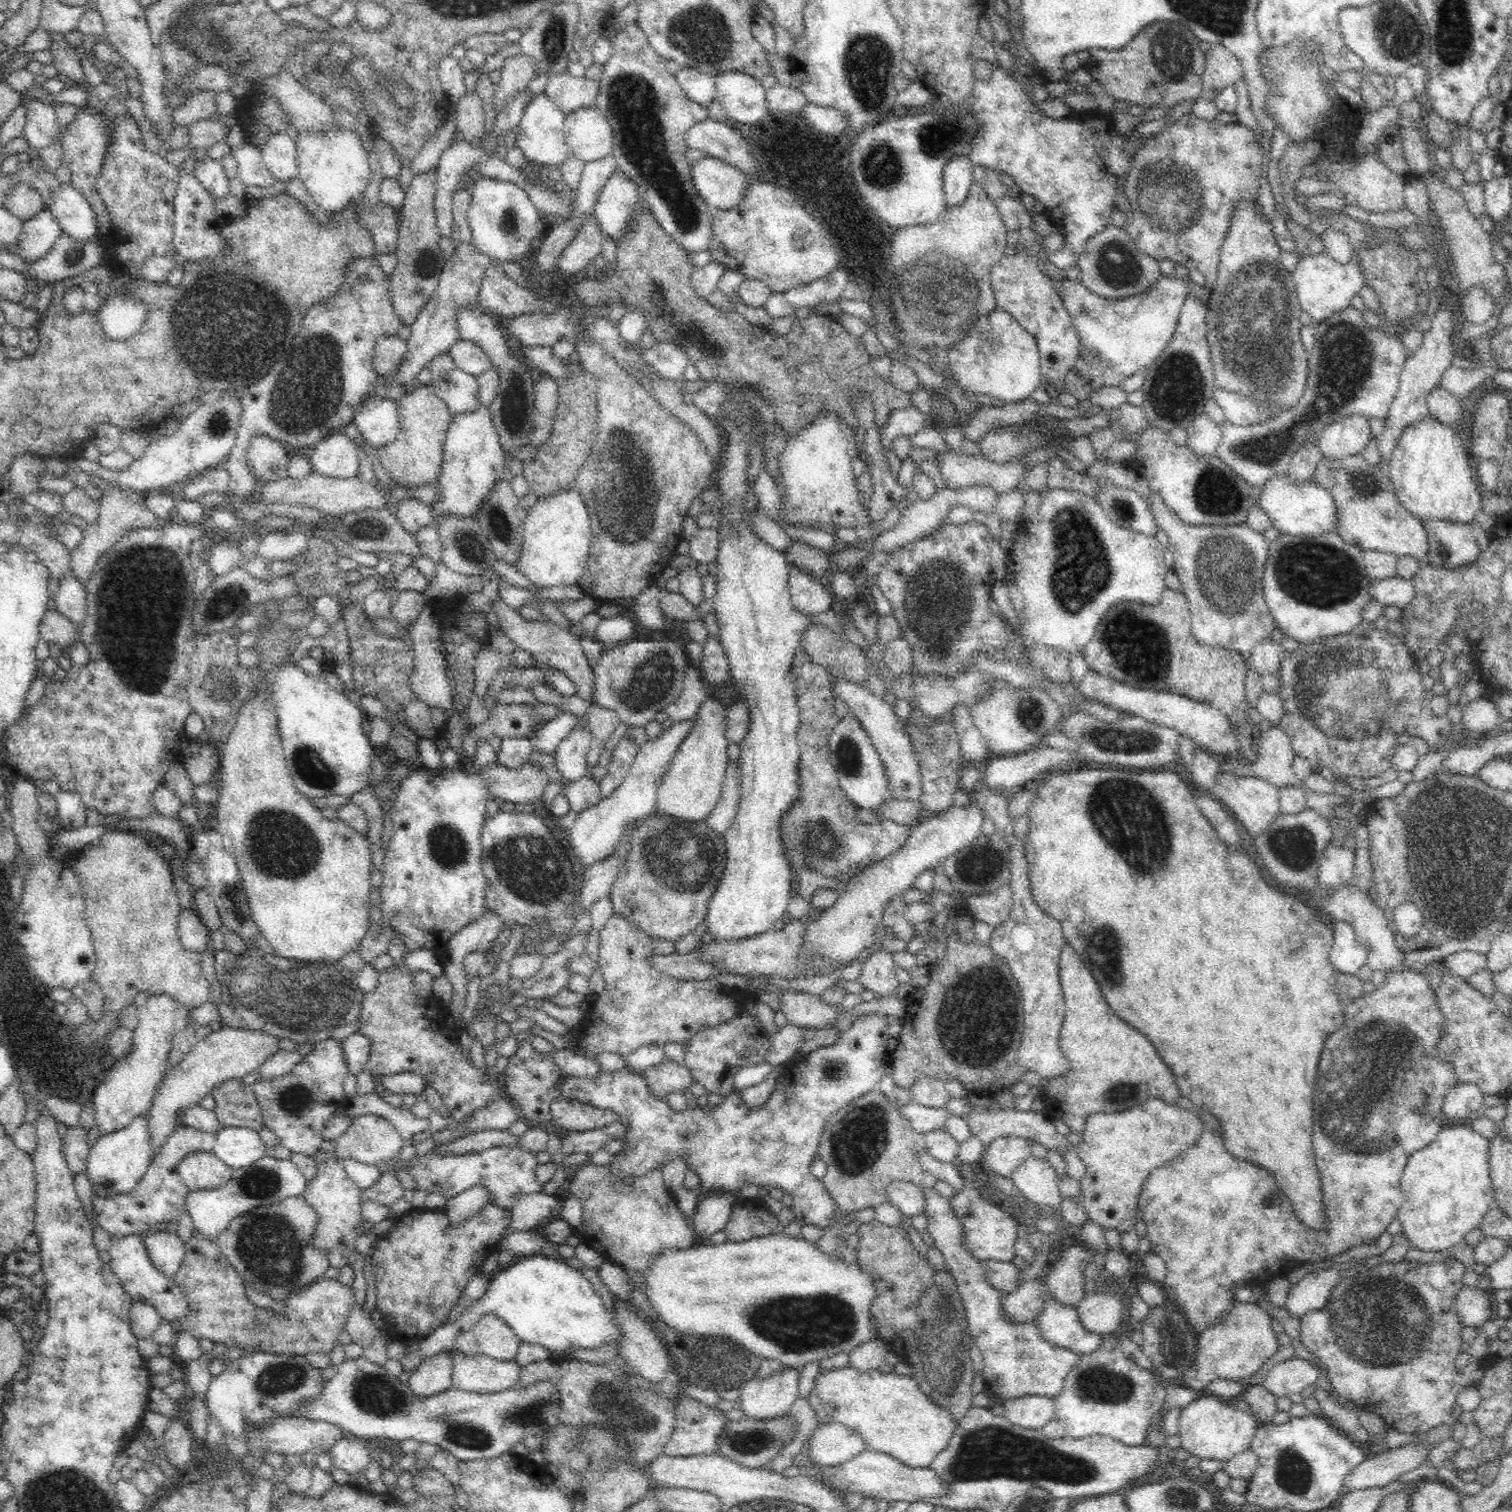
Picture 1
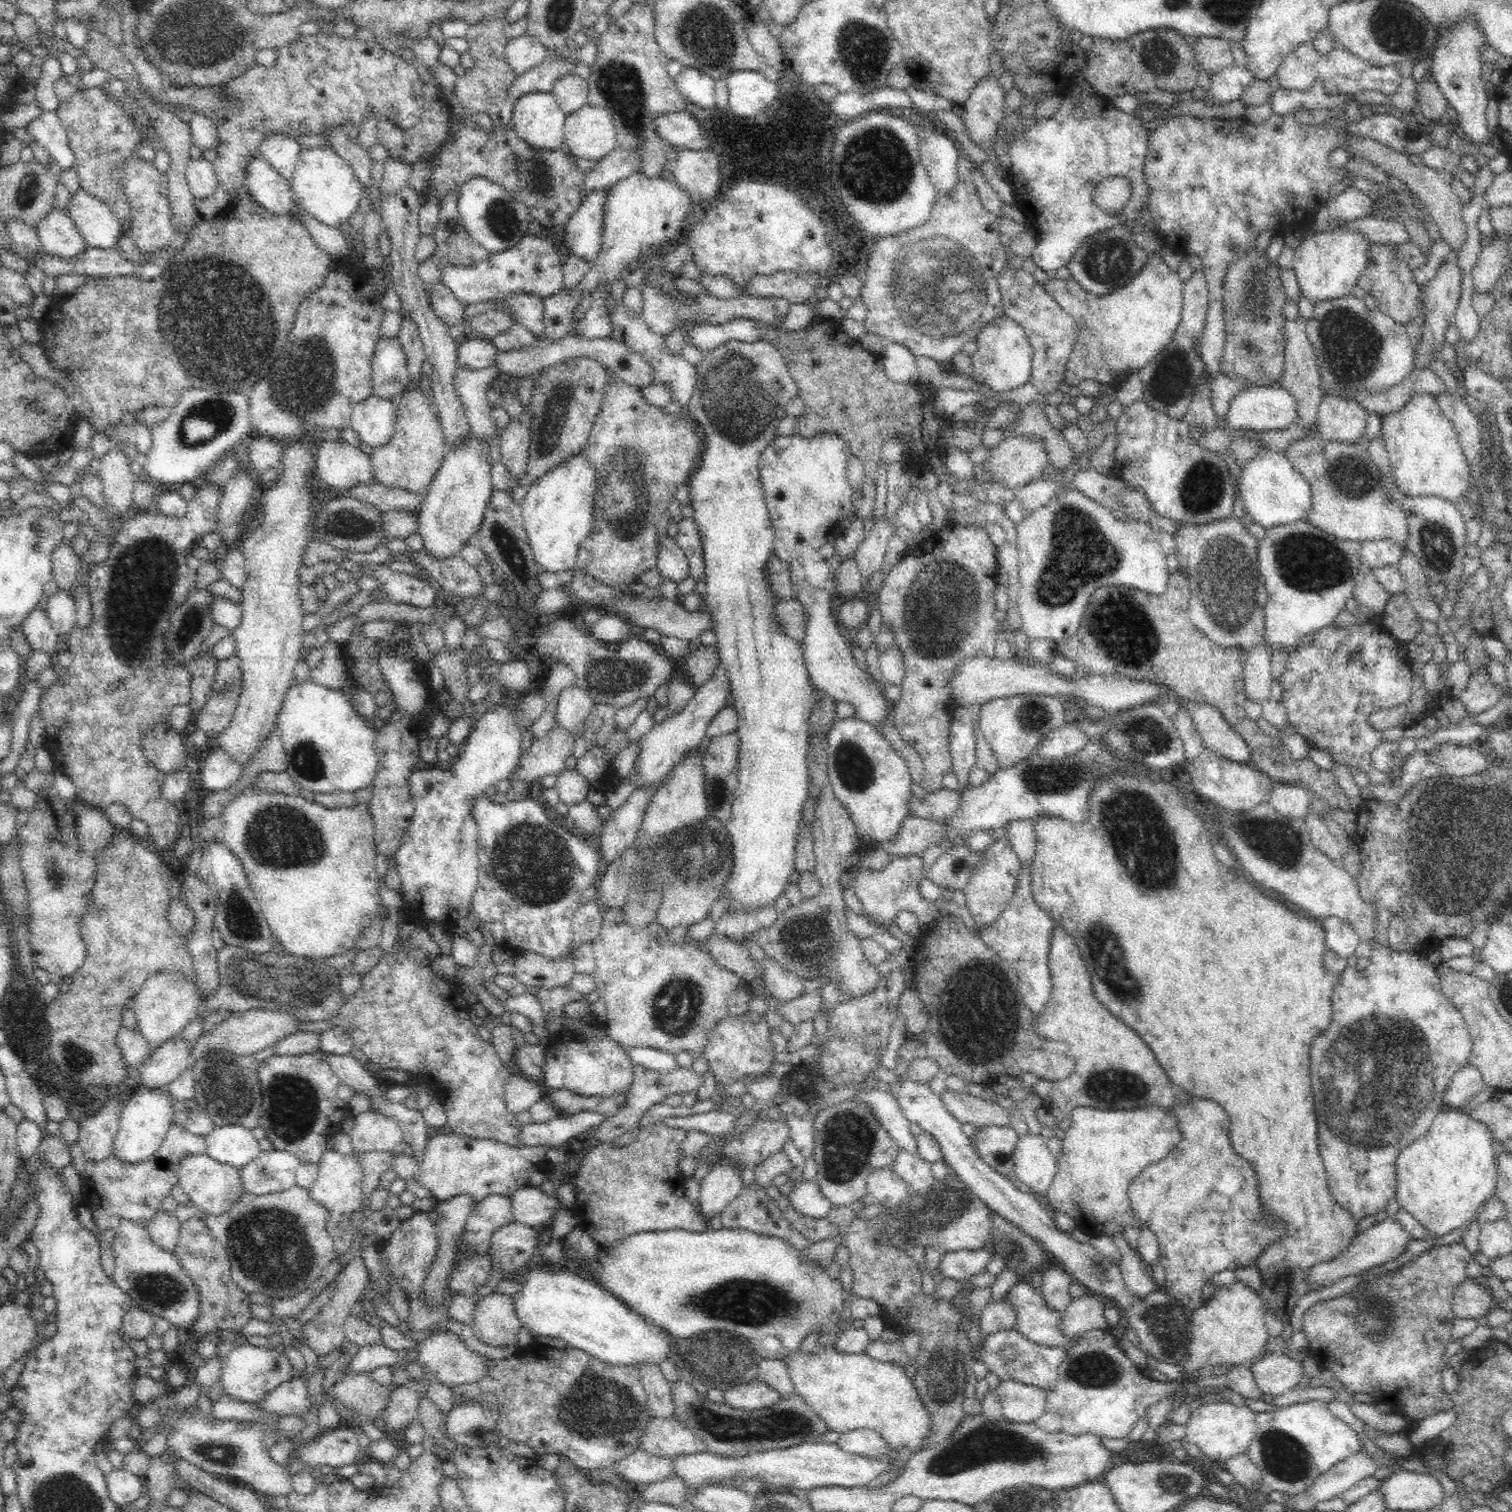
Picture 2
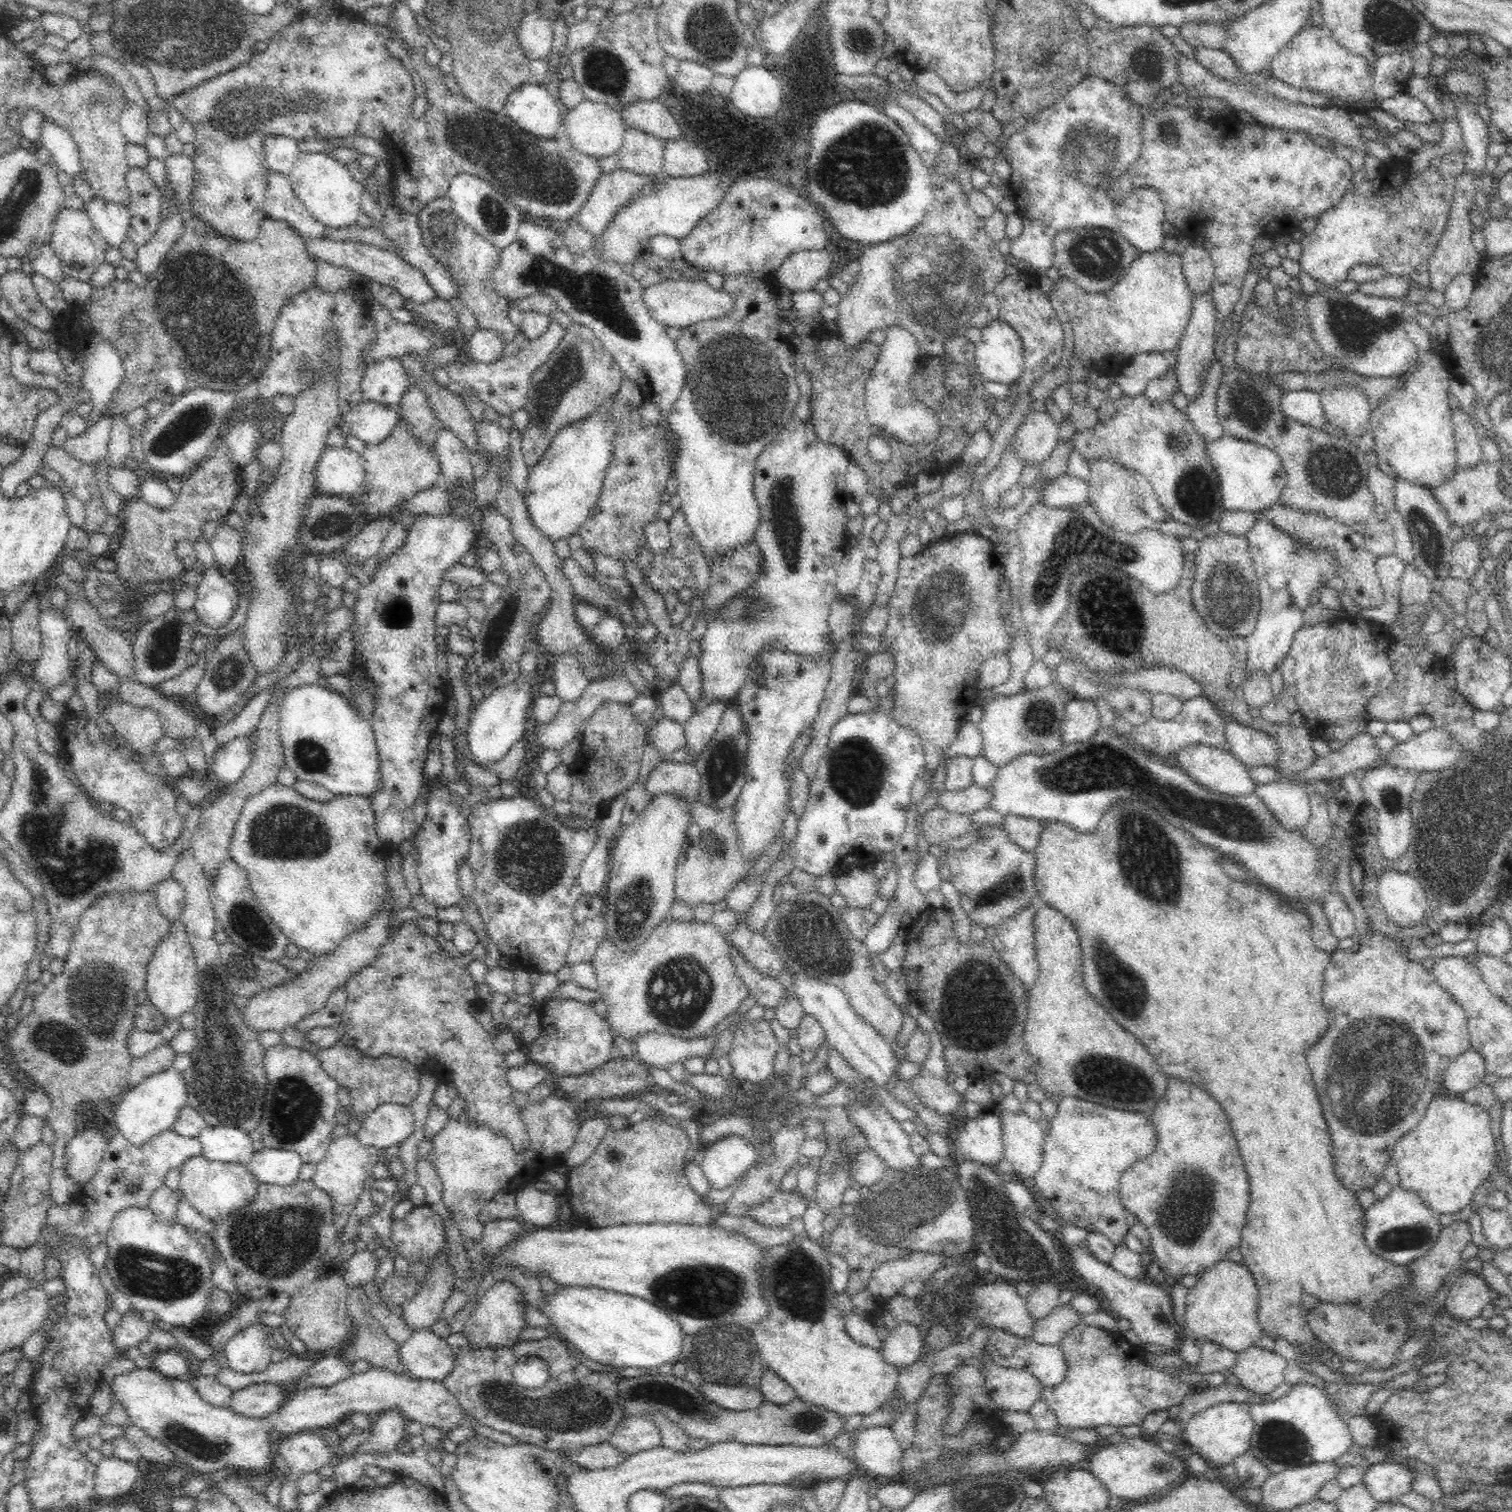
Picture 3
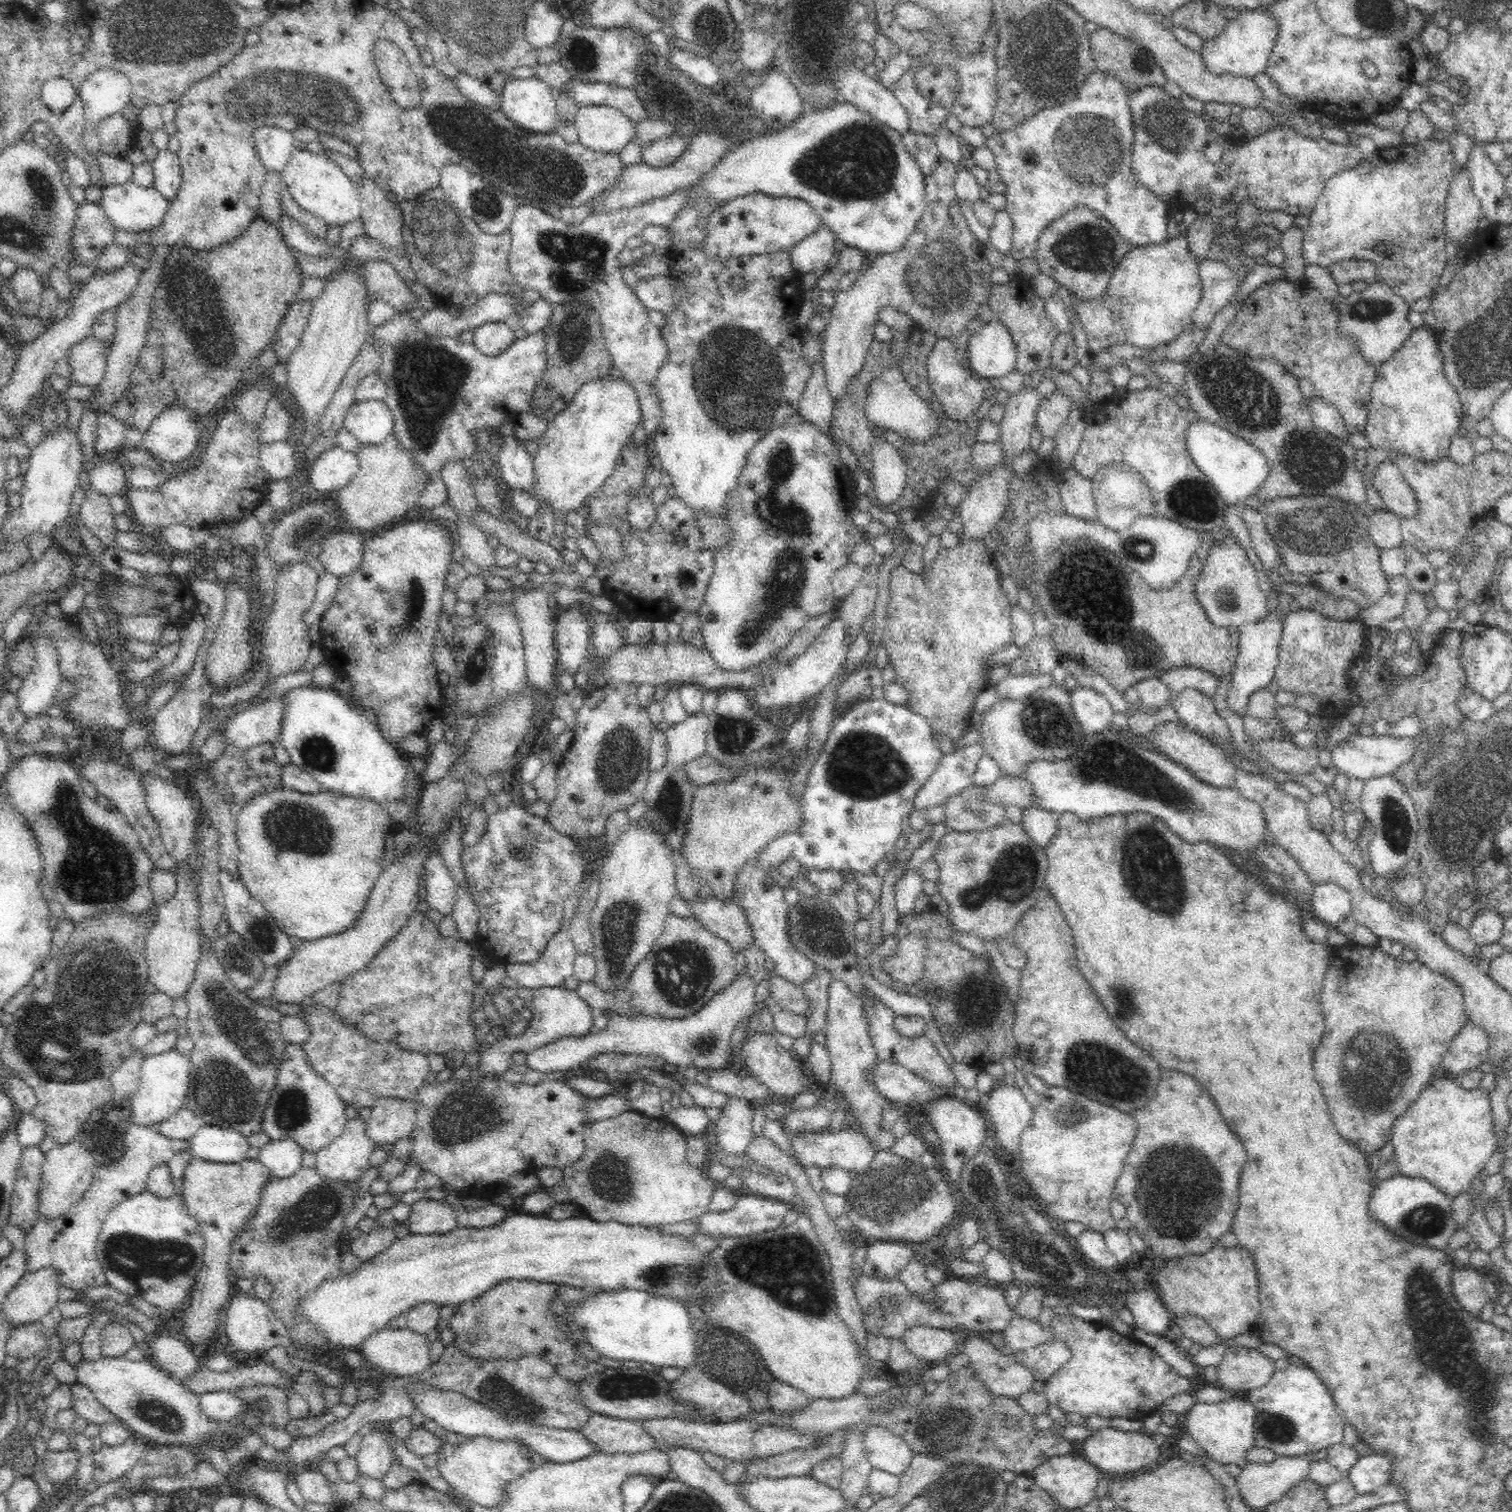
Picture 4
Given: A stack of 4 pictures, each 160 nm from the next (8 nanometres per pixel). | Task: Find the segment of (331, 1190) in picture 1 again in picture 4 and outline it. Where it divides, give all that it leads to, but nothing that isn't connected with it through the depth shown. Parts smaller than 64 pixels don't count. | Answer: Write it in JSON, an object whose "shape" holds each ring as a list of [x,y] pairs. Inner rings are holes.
{"shape":[[[358,1120],[347,1122],[344,1131],[328,1148],[315,1154],[315,1172],[325,1182],[356,1184],[372,1167],[370,1157],[379,1146],[366,1135],[367,1124]]]}

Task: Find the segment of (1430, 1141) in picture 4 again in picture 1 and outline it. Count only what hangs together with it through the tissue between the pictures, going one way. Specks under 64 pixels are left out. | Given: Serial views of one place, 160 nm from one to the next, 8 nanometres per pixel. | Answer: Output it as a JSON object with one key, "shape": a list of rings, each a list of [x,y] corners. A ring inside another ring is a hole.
{"shape":[[[1462,1123],[1446,1125],[1426,1147],[1414,1151],[1405,1166],[1400,1180],[1405,1201],[1399,1208],[1397,1220],[1402,1233],[1408,1237],[1408,1245],[1422,1252],[1445,1252],[1478,1235],[1486,1213],[1494,1206],[1495,1196],[1488,1164],[1488,1139],[1476,1133],[1471,1125]]]}

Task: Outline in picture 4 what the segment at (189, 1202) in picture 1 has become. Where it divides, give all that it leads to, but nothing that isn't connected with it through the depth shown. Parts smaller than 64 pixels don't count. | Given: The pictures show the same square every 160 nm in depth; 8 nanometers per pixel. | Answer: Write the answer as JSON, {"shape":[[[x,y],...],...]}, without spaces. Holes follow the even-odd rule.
{"shape":[[[270,1141],[260,1149],[257,1160],[268,1169],[271,1178],[288,1179],[301,1169],[303,1154],[296,1141]]]}

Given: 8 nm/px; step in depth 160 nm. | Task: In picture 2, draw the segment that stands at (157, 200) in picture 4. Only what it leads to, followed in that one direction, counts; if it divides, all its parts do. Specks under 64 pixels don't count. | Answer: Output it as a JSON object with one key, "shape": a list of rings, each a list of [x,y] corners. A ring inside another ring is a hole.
{"shape":[[[78,189],[76,193],[69,194],[68,206],[64,208],[70,220],[73,221],[76,230],[87,247],[90,248],[112,248],[121,237],[119,221],[115,218],[115,214],[110,210],[104,201],[98,200],[96,197],[90,196],[82,189]]]}

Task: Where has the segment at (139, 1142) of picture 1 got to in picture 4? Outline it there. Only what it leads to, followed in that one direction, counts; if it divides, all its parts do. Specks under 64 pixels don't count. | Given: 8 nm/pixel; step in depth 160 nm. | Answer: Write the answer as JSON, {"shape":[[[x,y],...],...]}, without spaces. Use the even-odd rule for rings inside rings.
{"shape":[[[168,1050],[164,1054],[151,1055],[142,1064],[141,1082],[138,1089],[130,1097],[130,1125],[137,1127],[159,1127],[176,1112],[185,1107],[189,1092],[189,1077],[191,1065],[187,1056],[182,1056],[178,1050]]]}

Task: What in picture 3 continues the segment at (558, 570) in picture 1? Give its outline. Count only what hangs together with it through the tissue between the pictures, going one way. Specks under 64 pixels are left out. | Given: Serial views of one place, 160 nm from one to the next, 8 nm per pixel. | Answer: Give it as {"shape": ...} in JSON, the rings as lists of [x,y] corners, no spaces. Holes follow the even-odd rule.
{"shape":[[[606,406],[579,423],[561,428],[543,459],[529,470],[523,497],[532,525],[548,541],[568,540],[579,532],[598,502],[612,456],[614,423],[606,421]]]}

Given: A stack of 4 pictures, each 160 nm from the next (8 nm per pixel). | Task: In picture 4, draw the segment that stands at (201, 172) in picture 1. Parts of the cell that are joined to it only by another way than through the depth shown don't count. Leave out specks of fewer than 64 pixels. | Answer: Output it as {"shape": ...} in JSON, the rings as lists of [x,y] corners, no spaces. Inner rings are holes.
{"shape":[[[160,151],[154,160],[154,188],[167,200],[171,201],[181,189],[182,165],[177,154]]]}

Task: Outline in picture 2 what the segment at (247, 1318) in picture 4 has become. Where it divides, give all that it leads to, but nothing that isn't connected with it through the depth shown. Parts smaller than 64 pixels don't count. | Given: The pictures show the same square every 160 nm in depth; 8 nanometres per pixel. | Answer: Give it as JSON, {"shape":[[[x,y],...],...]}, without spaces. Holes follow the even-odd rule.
{"shape":[[[251,1344],[240,1345],[232,1347],[228,1357],[223,1361],[218,1383],[222,1388],[222,1397],[226,1396],[232,1401],[254,1405],[280,1384],[299,1378],[294,1374],[294,1370],[290,1359],[275,1349]]]}

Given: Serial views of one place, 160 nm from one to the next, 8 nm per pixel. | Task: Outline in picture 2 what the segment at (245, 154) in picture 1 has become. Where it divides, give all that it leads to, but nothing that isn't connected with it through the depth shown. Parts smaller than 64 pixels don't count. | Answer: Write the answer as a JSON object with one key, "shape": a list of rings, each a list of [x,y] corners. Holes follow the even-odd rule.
{"shape":[[[260,155],[249,161],[244,188],[266,210],[274,214],[292,213],[298,216],[299,207],[290,199],[290,184]]]}

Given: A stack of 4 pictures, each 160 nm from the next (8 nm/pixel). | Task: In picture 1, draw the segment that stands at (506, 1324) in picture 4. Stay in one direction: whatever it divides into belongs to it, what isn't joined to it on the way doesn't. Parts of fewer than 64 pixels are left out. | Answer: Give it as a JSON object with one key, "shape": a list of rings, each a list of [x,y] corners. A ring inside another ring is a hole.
{"shape":[[[486,1315],[474,1324],[472,1330],[479,1354],[496,1361],[515,1361],[520,1339],[500,1318]]]}

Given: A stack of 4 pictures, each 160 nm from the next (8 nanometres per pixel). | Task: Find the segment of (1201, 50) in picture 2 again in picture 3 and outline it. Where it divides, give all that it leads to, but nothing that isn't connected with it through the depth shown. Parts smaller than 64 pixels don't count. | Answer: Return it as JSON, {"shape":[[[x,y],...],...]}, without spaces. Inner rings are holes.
{"shape":[[[1188,23],[1181,26],[1180,36],[1194,49],[1206,48],[1222,51],[1226,40],[1227,28],[1222,24]]]}

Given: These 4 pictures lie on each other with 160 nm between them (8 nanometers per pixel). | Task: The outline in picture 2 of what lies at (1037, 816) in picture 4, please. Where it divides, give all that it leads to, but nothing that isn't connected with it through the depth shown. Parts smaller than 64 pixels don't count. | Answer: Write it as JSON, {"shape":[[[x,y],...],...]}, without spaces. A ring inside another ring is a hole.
{"shape":[[[1020,818],[1008,822],[1007,836],[1011,848],[1023,866],[1030,866],[1036,851],[1035,819]]]}

